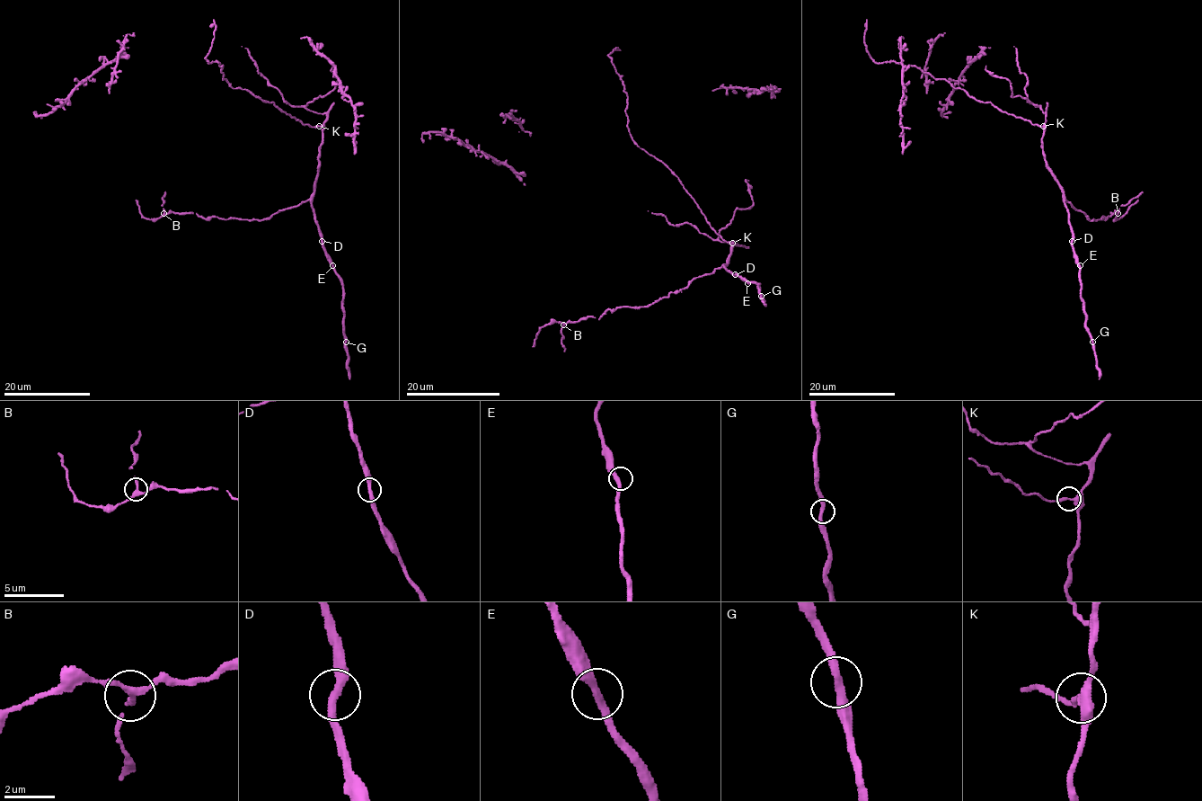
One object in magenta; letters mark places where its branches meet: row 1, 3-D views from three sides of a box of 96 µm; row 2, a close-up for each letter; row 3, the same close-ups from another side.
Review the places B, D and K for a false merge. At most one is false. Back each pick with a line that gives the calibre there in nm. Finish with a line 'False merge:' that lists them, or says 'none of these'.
False merge: none of these

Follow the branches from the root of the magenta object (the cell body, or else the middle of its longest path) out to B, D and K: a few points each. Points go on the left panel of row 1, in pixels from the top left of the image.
B: (293, 117), (322, 129), (319, 172), (309, 199), (260, 220), (163, 213)
D: (293, 117), (304, 125), (319, 126), (322, 129), (319, 172), (311, 200), (314, 221), (322, 241)
K: (293, 117), (304, 125), (319, 126)

